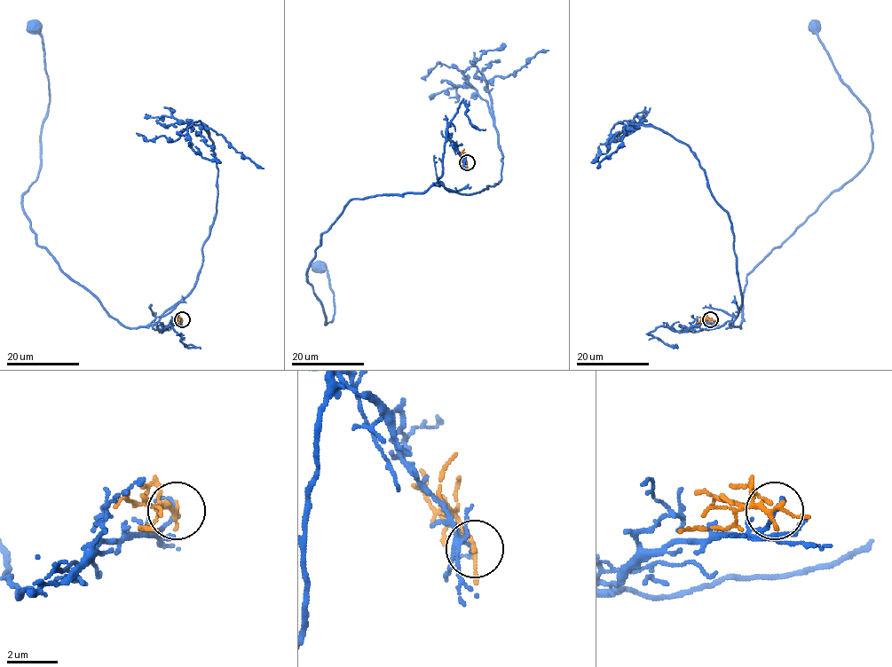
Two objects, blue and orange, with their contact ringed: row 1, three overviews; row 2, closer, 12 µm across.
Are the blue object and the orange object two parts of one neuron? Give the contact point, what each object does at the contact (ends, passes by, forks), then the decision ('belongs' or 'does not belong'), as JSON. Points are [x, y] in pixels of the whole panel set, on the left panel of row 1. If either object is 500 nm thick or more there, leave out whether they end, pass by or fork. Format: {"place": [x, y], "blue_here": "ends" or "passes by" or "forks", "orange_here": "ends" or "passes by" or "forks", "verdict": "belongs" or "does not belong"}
{"place": [182, 319], "blue_here": "ends", "orange_here": "passes by", "verdict": "does not belong"}

